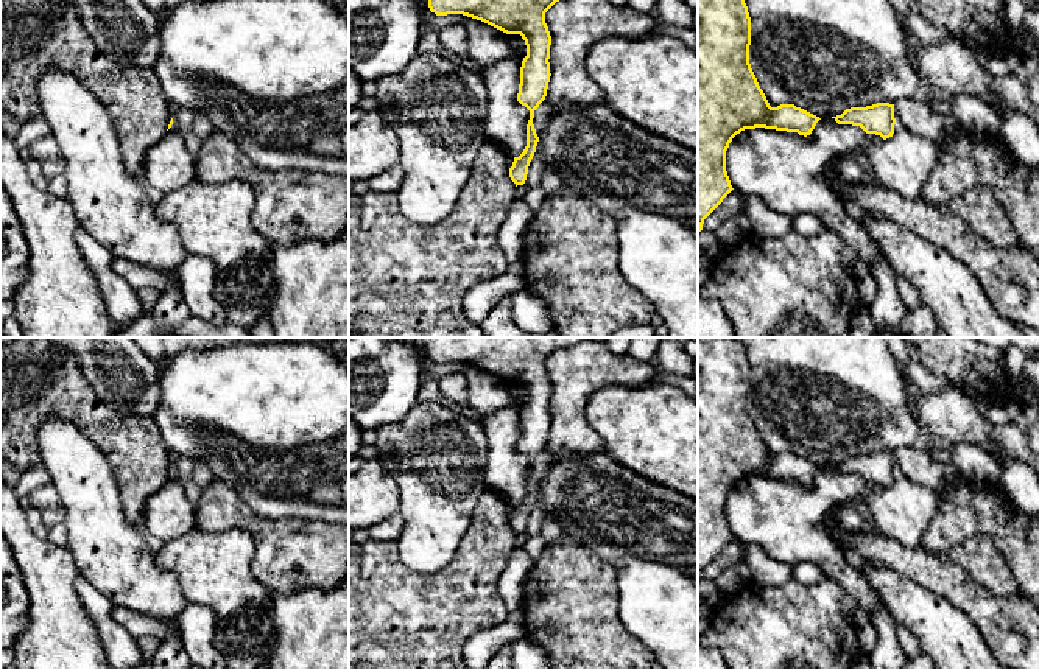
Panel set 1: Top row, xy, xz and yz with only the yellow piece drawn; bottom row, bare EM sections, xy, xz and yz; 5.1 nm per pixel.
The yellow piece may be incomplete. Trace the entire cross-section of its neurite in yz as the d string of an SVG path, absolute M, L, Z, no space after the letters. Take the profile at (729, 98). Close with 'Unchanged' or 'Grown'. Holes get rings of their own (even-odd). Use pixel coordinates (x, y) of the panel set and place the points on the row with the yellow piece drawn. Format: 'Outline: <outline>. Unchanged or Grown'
Outline: M698 0L698 233L704 219L734 190L726 151L745 129L776 129L810 135L819 117L780 104L771 107L749 64L751 17L745 0Z. Unchanged

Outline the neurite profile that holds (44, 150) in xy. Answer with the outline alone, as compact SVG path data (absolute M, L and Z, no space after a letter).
M44 137L30 145L31 159L44 166L44 174L53 177L61 171L59 148L51 137Z

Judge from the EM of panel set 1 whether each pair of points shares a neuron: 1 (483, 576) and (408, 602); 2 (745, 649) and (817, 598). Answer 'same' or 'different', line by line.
1: same
2: same

